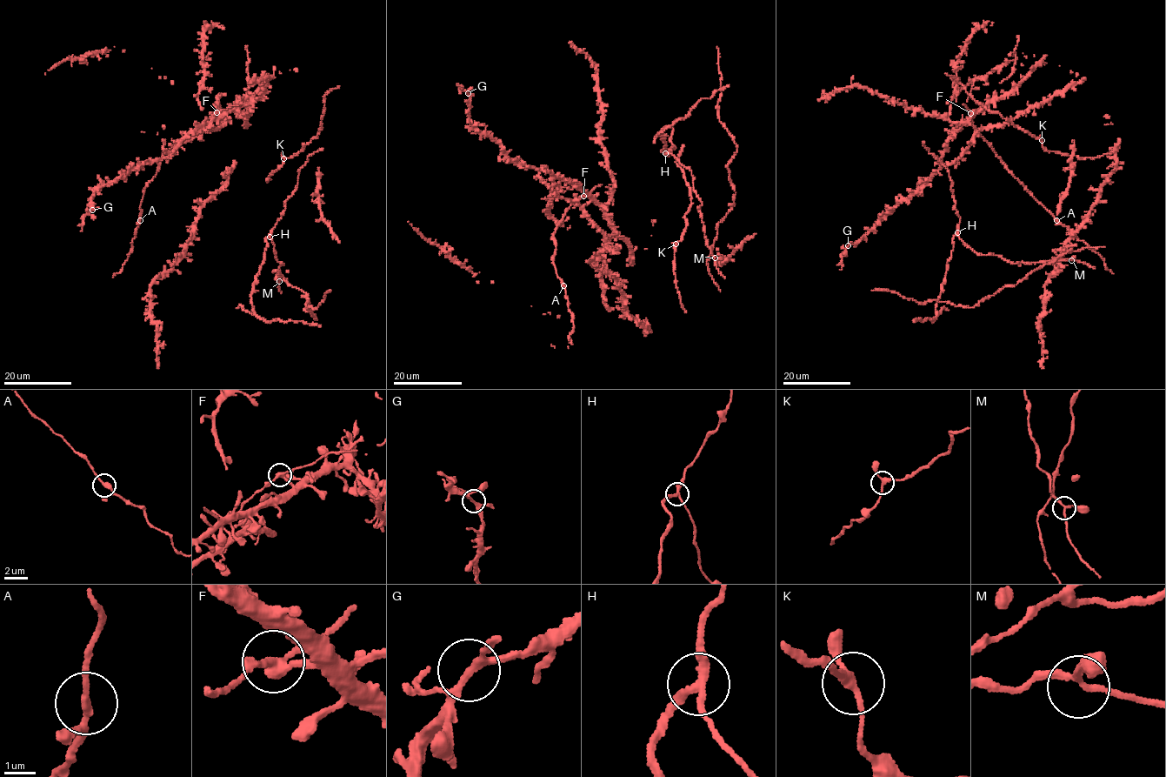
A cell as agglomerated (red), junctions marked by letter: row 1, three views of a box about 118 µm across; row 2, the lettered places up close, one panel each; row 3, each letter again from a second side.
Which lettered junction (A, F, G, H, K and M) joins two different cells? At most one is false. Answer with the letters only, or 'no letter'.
H

